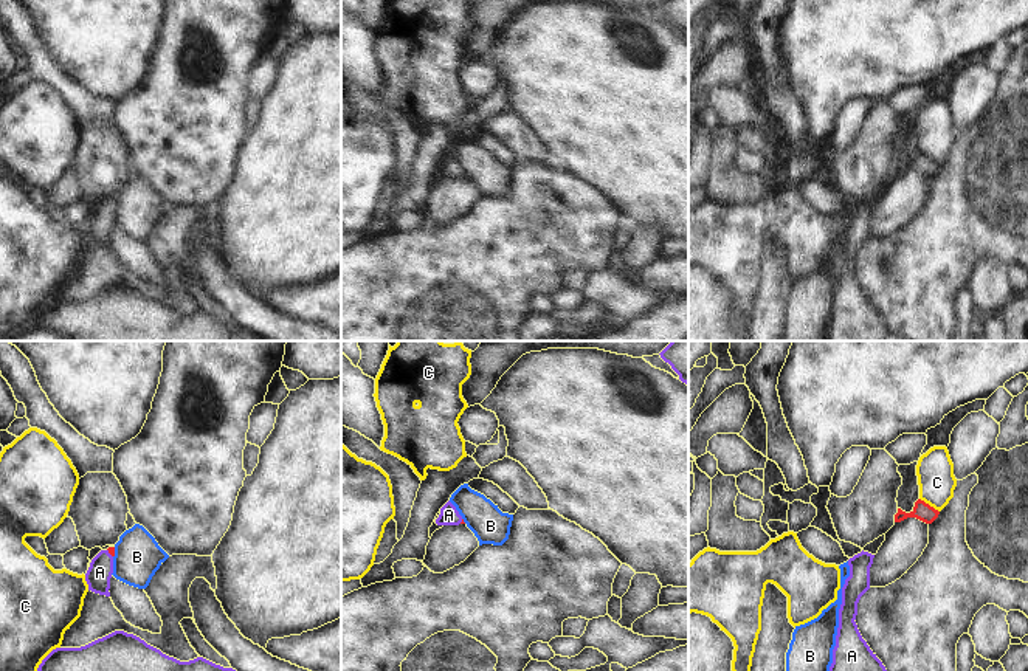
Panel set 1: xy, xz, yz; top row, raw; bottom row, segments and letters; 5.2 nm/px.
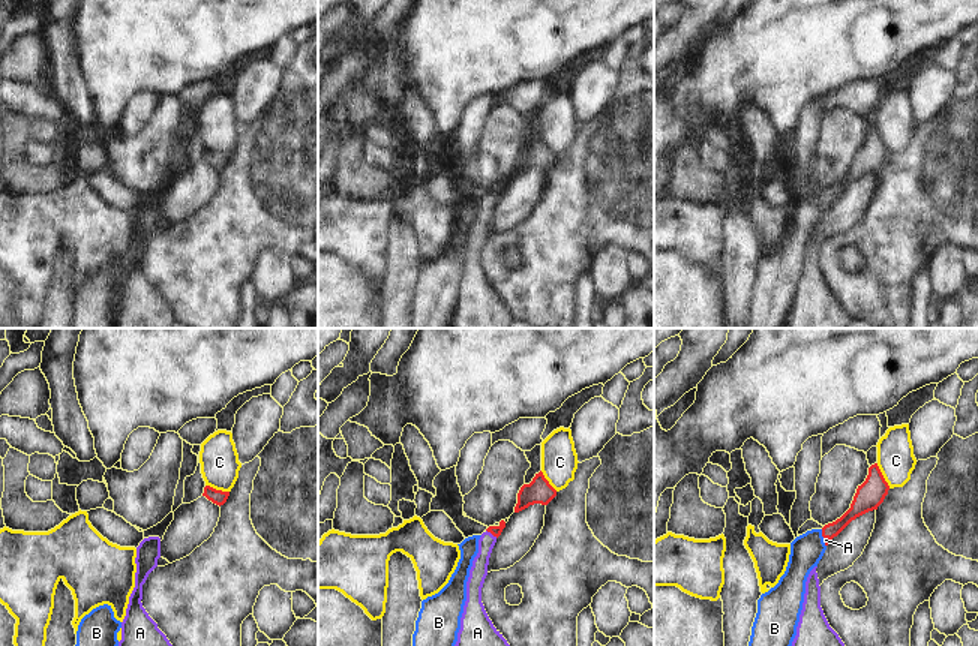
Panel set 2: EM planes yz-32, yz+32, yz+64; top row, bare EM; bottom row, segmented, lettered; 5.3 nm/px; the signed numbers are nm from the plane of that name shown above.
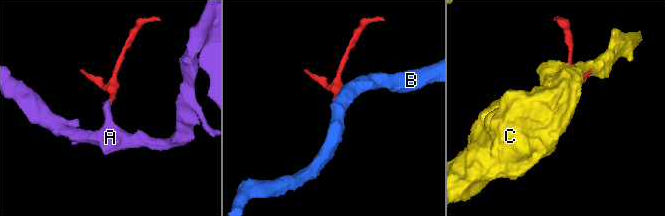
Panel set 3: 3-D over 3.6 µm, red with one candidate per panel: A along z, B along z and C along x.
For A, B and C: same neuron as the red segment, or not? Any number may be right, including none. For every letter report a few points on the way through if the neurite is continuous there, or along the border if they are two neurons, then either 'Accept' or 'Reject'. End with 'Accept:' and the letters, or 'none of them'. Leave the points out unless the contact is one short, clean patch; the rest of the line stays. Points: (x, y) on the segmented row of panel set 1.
A: Path across: xy (110, 549), (109, 552), (100, 572). Accept
B: Reject
C: Reject
Accept: A

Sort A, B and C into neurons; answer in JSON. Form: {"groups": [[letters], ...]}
{"groups": [["A"], ["B"], ["C"]]}

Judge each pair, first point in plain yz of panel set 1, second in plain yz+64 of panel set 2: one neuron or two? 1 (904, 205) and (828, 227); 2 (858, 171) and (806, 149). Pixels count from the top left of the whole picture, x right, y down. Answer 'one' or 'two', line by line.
1: one
2: two

